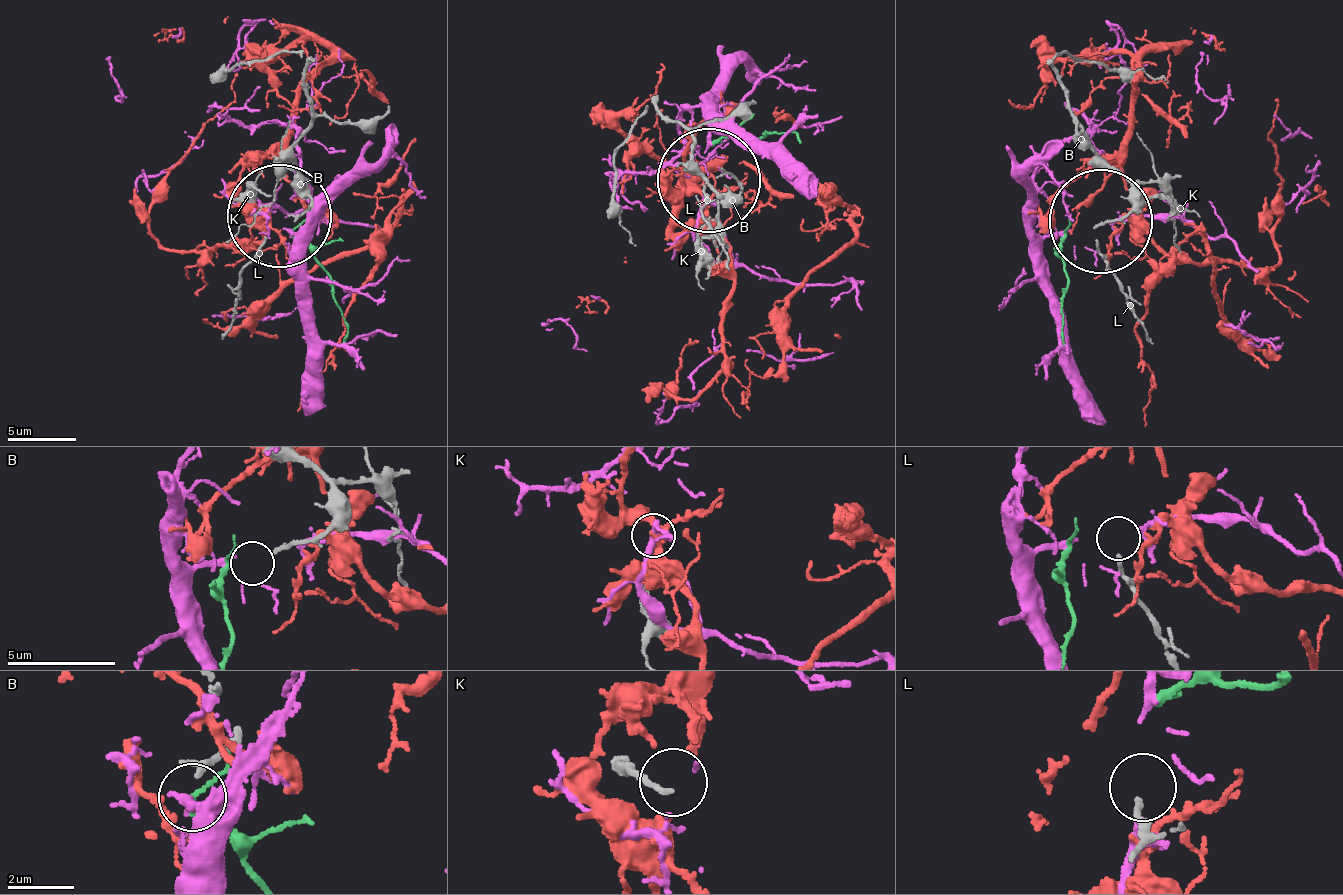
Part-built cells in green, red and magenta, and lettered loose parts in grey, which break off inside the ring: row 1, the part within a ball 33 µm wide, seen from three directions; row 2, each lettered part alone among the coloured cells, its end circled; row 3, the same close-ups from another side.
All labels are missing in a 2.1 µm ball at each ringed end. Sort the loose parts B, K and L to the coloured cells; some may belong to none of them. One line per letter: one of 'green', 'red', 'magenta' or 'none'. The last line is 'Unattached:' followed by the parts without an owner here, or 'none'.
B: green
K: none
L: magenta
Unattached: K

